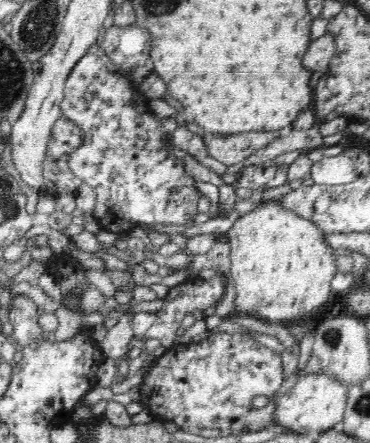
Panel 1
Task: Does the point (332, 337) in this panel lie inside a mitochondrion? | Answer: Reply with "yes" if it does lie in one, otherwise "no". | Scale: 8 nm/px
yes

